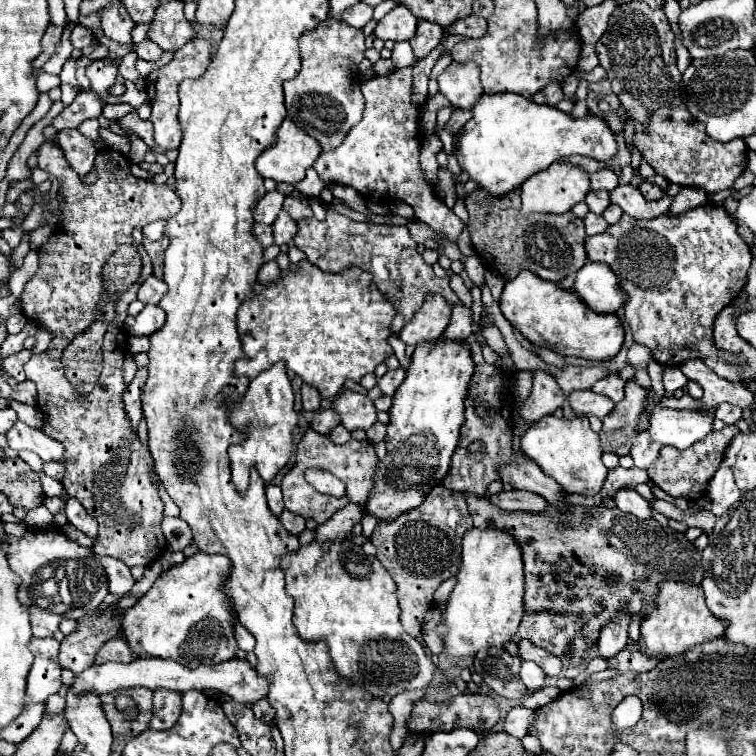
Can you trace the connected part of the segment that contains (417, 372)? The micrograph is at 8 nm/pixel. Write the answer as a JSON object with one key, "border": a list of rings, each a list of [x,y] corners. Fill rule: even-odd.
{"border":[[[438,339],[438,343],[416,347],[406,379],[394,393],[394,403],[388,411],[390,423],[384,439],[388,451],[374,469],[374,483],[384,485],[374,485],[368,493],[368,501],[362,505],[364,515],[372,515],[378,521],[394,521],[418,507],[436,481],[446,477],[464,423],[464,397],[472,371],[474,363],[464,343]]]}

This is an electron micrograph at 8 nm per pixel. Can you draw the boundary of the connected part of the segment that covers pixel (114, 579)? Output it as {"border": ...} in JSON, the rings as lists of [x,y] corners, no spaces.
{"border":[[[94,555],[94,561],[98,567],[102,567],[106,571],[108,577],[108,589],[110,593],[116,595],[124,595],[132,589],[134,579],[130,575],[130,569],[126,567],[126,563],[118,561],[118,559],[110,559],[110,557],[102,557],[102,555]]]}

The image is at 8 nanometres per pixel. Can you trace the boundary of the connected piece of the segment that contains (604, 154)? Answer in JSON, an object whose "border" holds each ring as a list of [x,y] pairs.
{"border":[[[496,93],[482,95],[472,107],[472,119],[456,137],[456,157],[462,171],[490,195],[506,195],[518,189],[528,177],[550,167],[566,155],[586,155],[596,161],[610,161],[618,153],[618,143],[602,117],[586,115],[572,119],[550,105],[538,105],[522,95]]]}

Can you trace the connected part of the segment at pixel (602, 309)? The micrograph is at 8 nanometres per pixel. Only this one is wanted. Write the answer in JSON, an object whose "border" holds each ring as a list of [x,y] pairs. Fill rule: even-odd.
{"border":[[[588,261],[576,273],[572,291],[596,313],[616,313],[626,303],[626,293],[604,263]]]}

